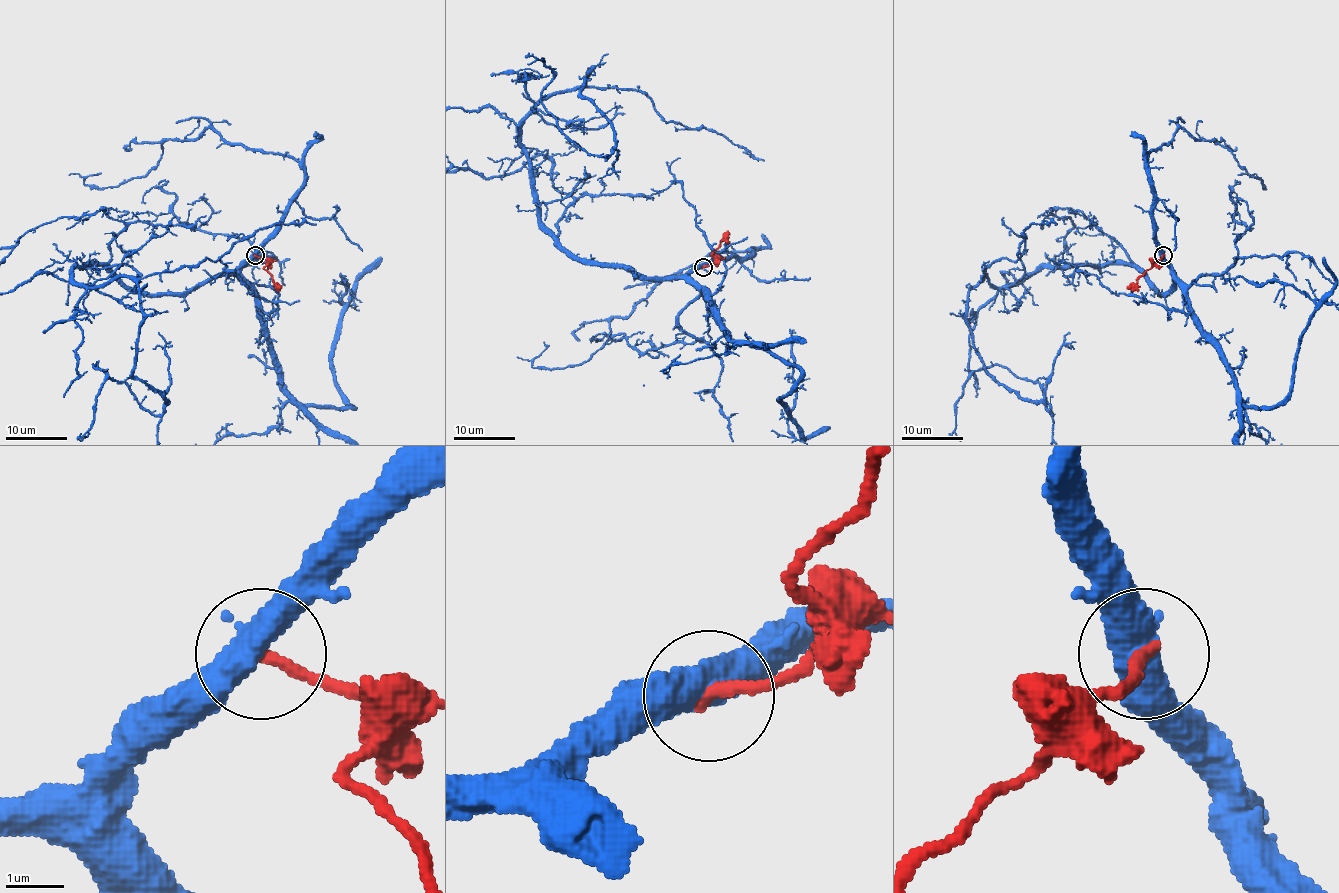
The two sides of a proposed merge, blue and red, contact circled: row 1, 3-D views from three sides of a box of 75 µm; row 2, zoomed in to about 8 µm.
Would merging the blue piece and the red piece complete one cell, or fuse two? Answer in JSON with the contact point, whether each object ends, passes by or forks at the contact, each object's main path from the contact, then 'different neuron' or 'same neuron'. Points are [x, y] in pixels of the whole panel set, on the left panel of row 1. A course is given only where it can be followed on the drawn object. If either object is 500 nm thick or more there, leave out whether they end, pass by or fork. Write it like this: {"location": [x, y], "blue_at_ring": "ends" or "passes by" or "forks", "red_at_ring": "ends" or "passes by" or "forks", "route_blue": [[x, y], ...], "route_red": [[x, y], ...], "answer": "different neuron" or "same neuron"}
{"location": [255, 255], "route_blue": [[254, 255], [181, 293], [73, 269], [136, 284], [133, 371], [167, 402], [150, 414], [93, 364], [80, 440]], "route_red": [[254, 255], [267, 261], [265, 269], [280, 287]], "answer": "different neuron"}

